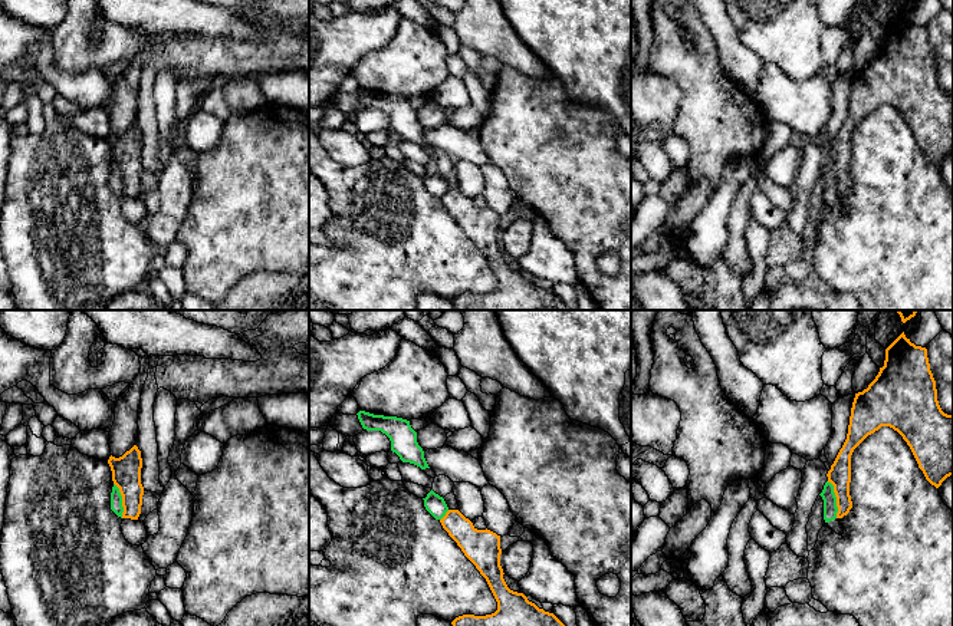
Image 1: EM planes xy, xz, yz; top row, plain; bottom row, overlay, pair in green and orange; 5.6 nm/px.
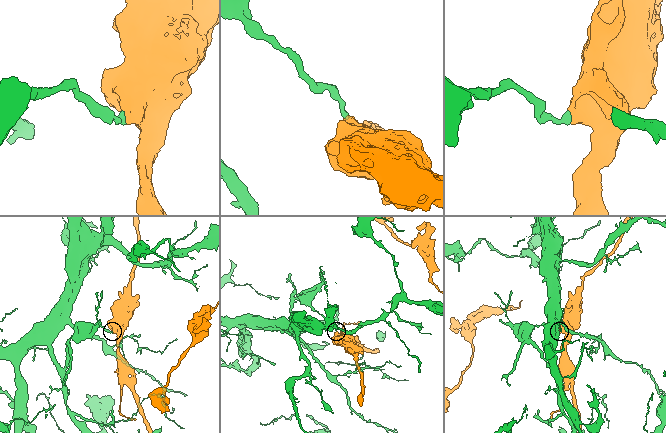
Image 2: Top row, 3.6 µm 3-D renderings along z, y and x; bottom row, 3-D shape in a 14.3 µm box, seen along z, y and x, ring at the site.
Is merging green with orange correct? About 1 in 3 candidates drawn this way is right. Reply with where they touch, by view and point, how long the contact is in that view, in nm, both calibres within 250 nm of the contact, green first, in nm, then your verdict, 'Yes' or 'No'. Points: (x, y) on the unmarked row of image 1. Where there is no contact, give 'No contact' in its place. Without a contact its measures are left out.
Touches green at yz (835, 177). Shared border 220 nm. Thickness 80 nm (green) against 130 nm. No

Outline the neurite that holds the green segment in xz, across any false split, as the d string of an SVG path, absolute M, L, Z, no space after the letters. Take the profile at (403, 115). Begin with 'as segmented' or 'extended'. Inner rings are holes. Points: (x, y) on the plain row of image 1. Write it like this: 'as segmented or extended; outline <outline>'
as segmented; outline M359 89L358 98L367 109L381 109L391 119L391 129L395 131L402 141L410 141L421 148L430 146L424 129L417 121L417 111L411 106L410 99L397 95L374 93Z

